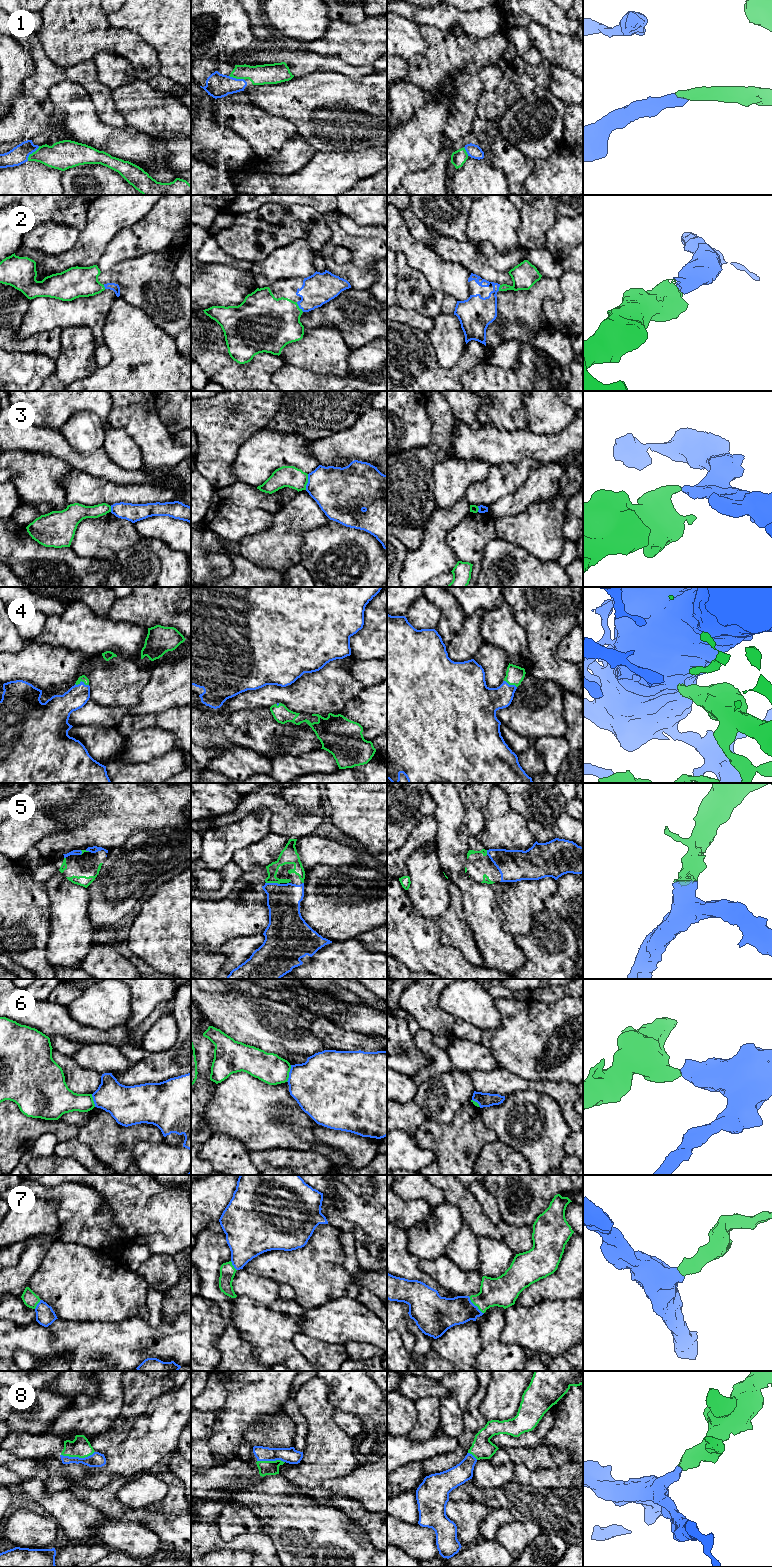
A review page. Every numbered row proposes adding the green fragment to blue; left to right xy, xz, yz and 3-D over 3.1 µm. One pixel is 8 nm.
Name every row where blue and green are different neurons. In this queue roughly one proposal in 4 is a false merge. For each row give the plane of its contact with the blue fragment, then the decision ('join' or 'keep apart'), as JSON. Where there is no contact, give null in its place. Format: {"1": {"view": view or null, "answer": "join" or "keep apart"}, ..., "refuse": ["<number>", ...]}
{"1": {"view": "xy", "answer": "join"}, "2": {"view": "xz", "answer": "join"}, "3": {"view": "xz", "answer": "keep apart"}, "4": {"view": "xy", "answer": "join"}, "5": {"view": "xz", "answer": "join"}, "6": {"view": "xz", "answer": "keep apart"}, "7": {"view": "yz", "answer": "join"}, "8": {"view": "xy", "answer": "join"}, "refuse": ["3", "6"]}

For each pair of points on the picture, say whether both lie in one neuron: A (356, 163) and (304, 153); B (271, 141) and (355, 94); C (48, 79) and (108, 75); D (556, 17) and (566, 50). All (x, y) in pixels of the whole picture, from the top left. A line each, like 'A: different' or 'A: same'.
A: different
B: different
C: different
D: different

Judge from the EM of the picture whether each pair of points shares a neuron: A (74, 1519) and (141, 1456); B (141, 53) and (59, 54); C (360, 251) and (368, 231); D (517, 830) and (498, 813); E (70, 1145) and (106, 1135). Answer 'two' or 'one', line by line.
A: two
B: one
C: two
D: one
E: two

